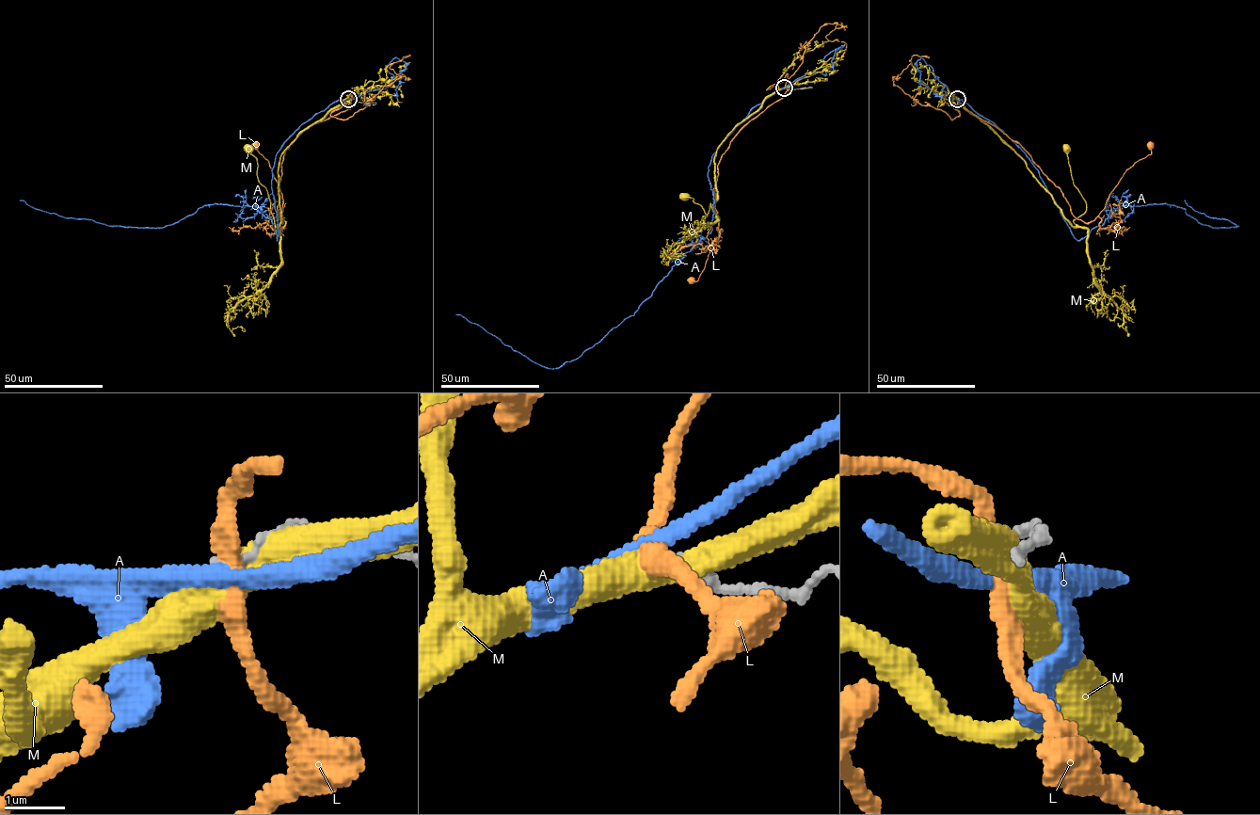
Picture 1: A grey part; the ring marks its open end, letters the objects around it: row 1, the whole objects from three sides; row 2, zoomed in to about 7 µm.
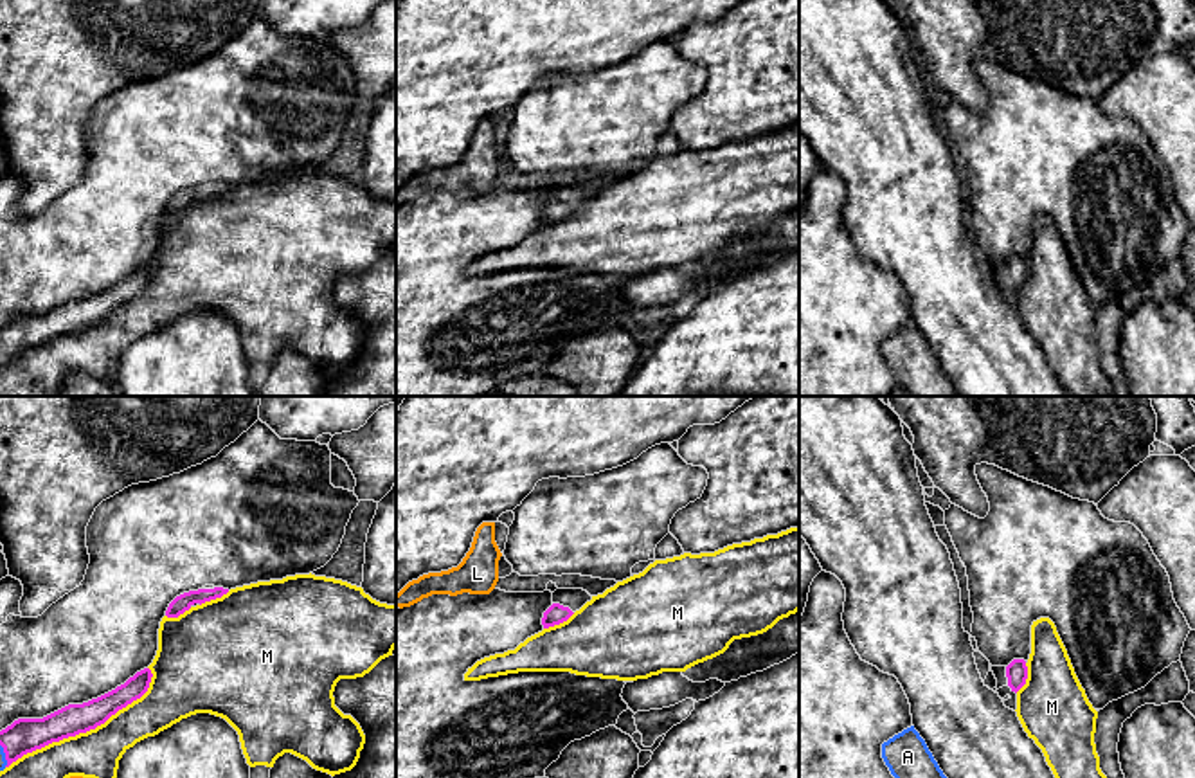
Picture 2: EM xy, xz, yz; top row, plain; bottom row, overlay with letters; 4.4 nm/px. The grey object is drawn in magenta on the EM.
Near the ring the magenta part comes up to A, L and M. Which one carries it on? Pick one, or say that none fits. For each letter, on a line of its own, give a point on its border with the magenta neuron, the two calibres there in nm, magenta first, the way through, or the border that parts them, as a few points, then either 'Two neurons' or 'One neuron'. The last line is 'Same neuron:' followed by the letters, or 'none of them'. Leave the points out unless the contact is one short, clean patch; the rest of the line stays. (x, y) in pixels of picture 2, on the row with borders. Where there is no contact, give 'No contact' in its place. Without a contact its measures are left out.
A: Touches magenta at xy (6, 755). Thickness 160 nm (magenta) against 30 nm. One neuron
L: No contact. Two neurons
M: Touches magenta at xy (85, 732). Thickness 140 nm (magenta) against 220 nm. Two neurons
Same neuron: A

